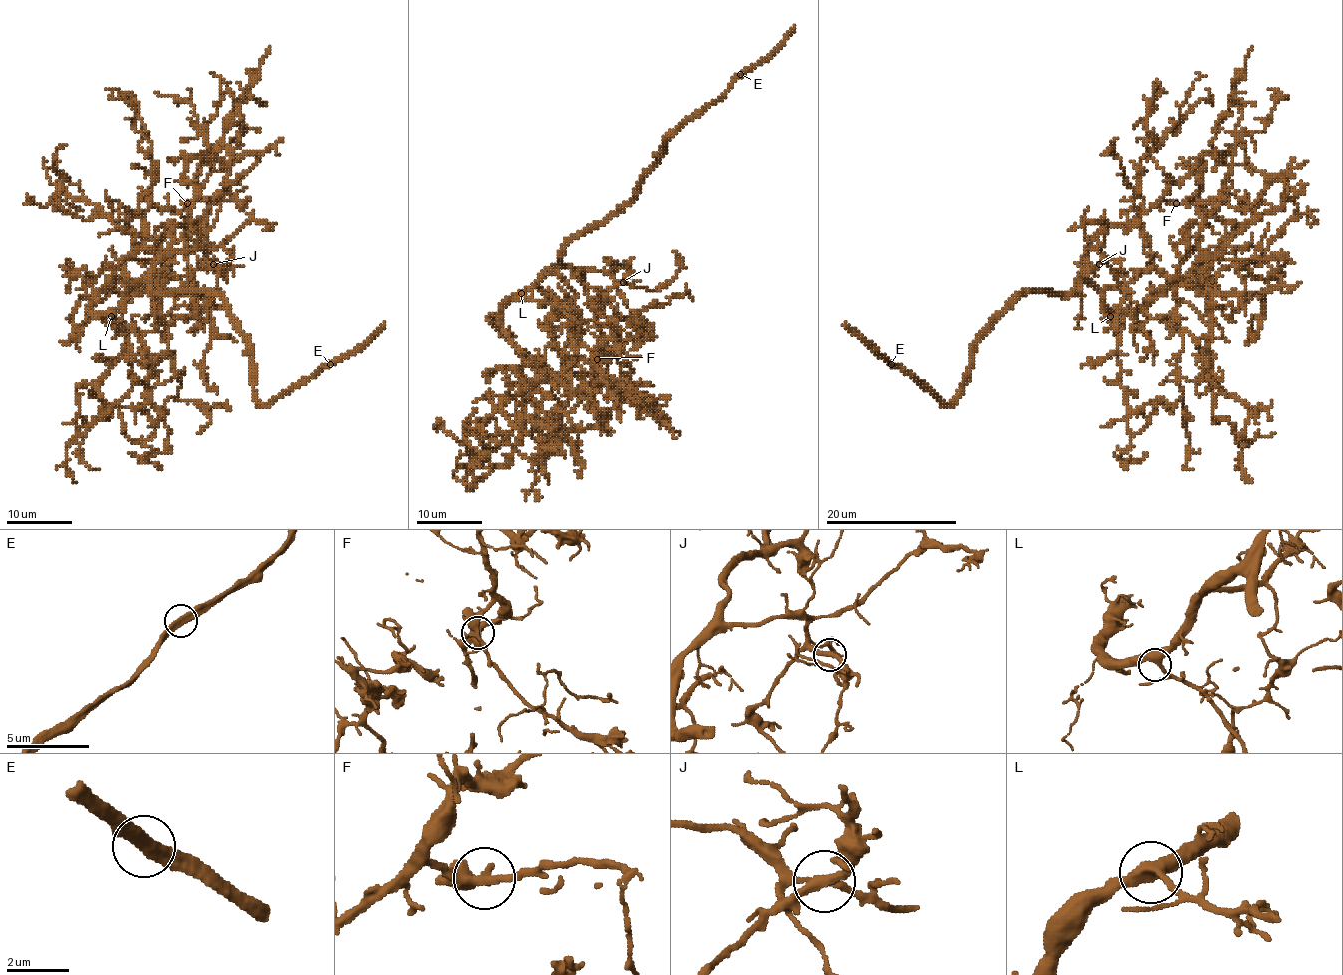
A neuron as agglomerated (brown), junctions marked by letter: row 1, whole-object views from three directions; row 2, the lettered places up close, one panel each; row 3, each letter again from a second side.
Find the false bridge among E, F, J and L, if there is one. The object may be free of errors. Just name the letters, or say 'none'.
none

